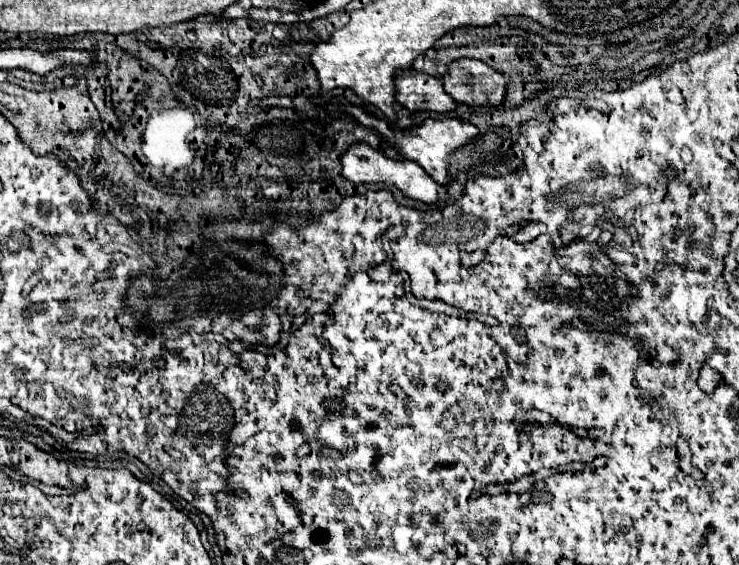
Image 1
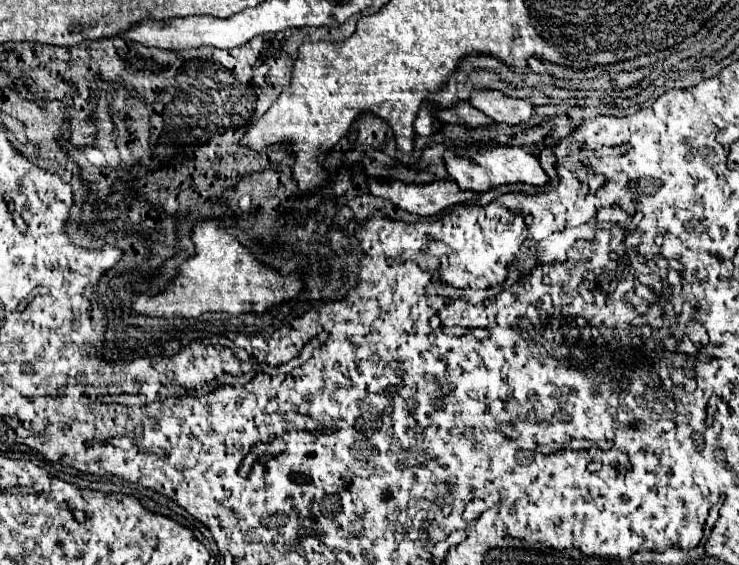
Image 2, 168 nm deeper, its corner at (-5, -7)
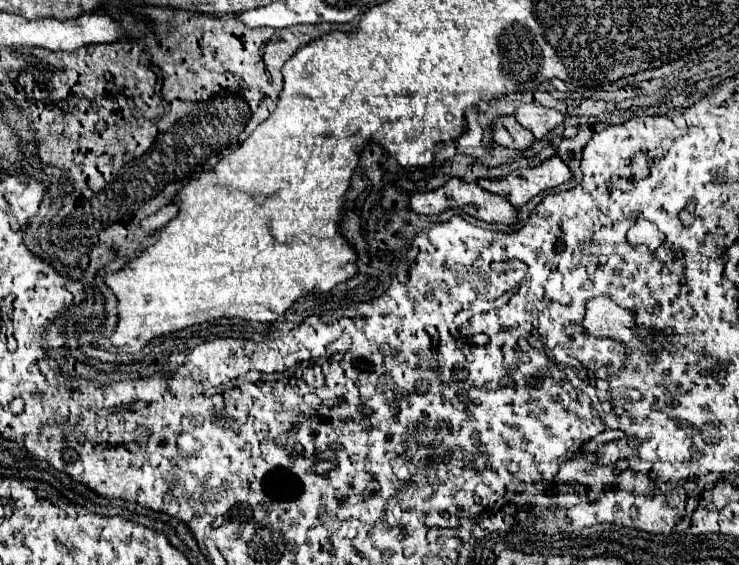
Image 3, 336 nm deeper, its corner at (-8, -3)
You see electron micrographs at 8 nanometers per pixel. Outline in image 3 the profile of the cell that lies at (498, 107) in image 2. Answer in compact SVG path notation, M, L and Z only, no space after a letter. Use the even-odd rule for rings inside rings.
M522 105L518 107L516 115L518 123L532 131L532 135L536 139L544 139L554 127L562 125L566 115L562 115L560 111L554 111L554 109L546 109L546 107L540 107L540 105Z

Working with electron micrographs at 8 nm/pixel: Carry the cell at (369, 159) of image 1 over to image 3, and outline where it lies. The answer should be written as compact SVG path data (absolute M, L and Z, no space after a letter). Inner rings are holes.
M456 177L450 179L444 187L436 189L436 191L414 193L410 197L410 207L416 213L422 213L422 215L438 215L438 213L442 213L446 209L462 209L470 217L476 217L476 219L482 219L482 221L488 221L488 223L498 223L498 225L514 225L514 223L518 223L518 211L504 197L488 193L482 187L478 187L476 183L466 183L466 181L460 181Z

